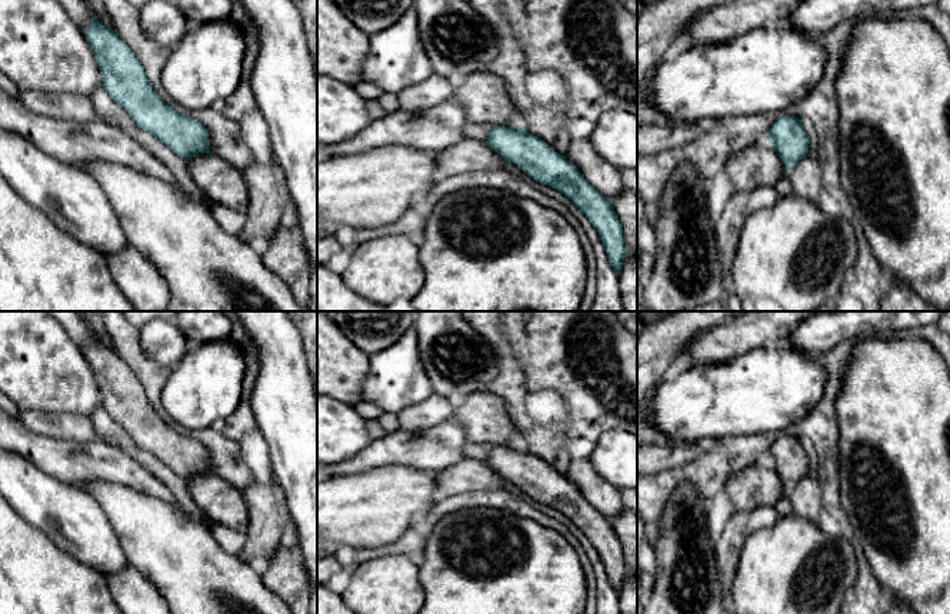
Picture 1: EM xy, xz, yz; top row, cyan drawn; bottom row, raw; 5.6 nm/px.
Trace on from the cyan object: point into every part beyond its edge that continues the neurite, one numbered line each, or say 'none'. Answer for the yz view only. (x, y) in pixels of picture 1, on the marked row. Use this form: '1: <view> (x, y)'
1: yz (757, 166)

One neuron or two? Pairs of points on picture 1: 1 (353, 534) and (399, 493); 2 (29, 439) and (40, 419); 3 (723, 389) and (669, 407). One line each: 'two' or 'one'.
1: one
2: two
3: one

